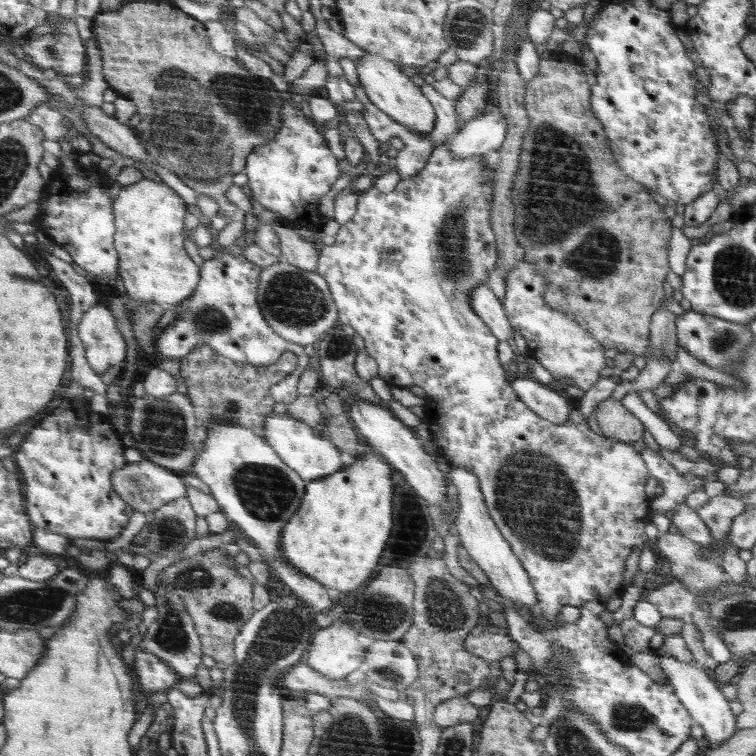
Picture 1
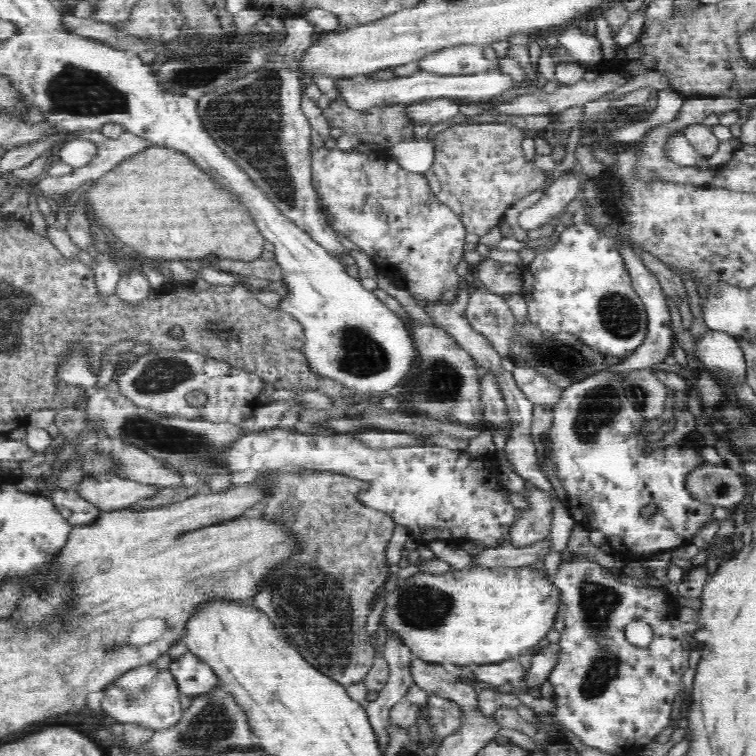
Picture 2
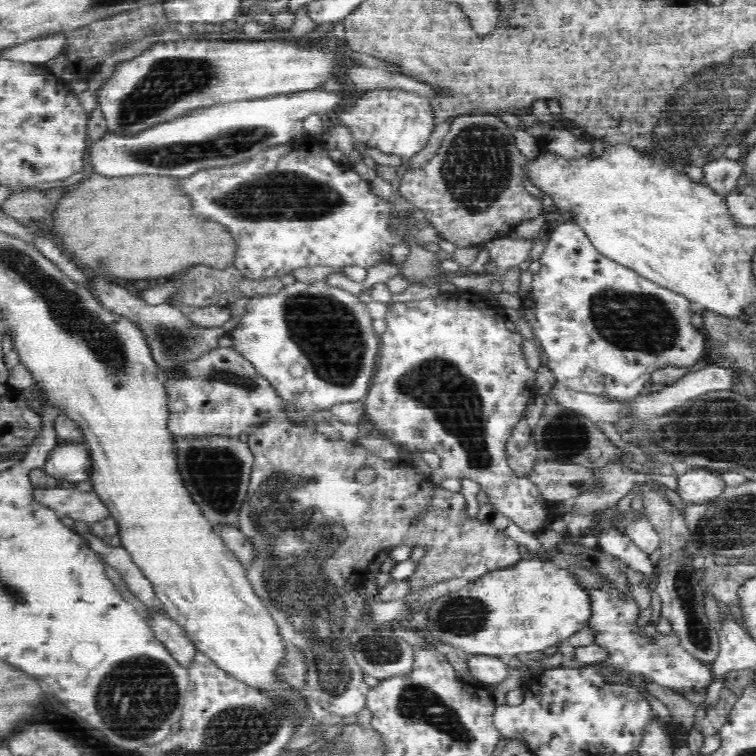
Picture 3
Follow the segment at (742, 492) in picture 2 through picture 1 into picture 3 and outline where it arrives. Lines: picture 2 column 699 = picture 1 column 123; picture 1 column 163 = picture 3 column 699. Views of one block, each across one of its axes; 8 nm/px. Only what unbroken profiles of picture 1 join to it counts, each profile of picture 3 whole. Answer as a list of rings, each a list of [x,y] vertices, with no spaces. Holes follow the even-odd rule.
[[[694,467],[679,476],[676,492],[687,504],[704,504],[718,498],[724,488],[726,483],[720,477],[720,472]]]

